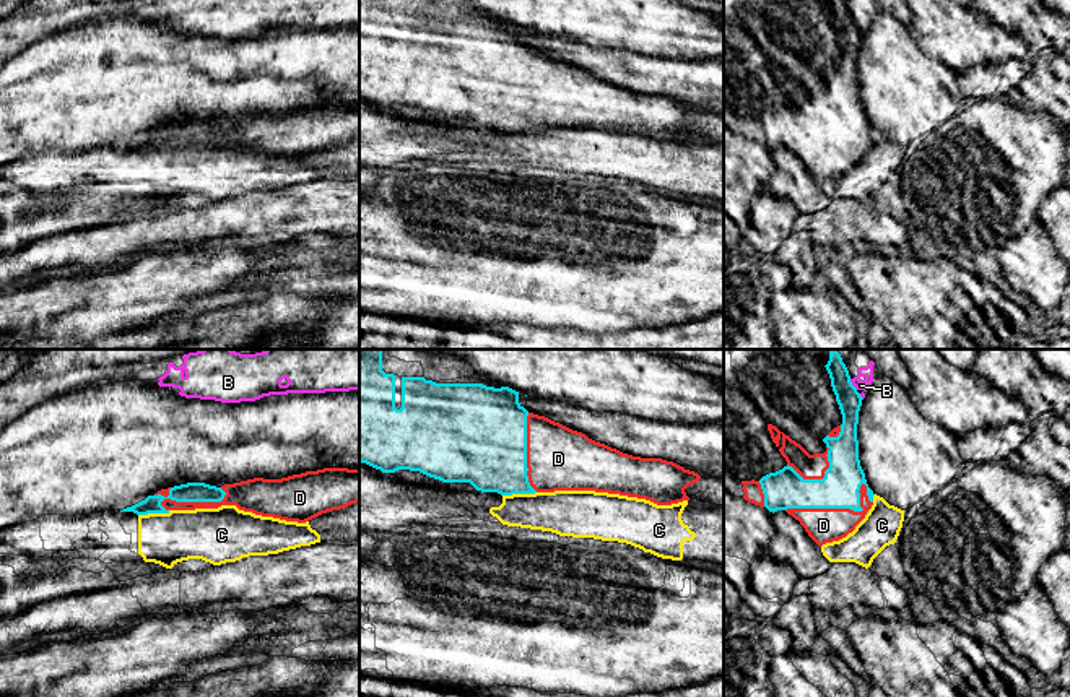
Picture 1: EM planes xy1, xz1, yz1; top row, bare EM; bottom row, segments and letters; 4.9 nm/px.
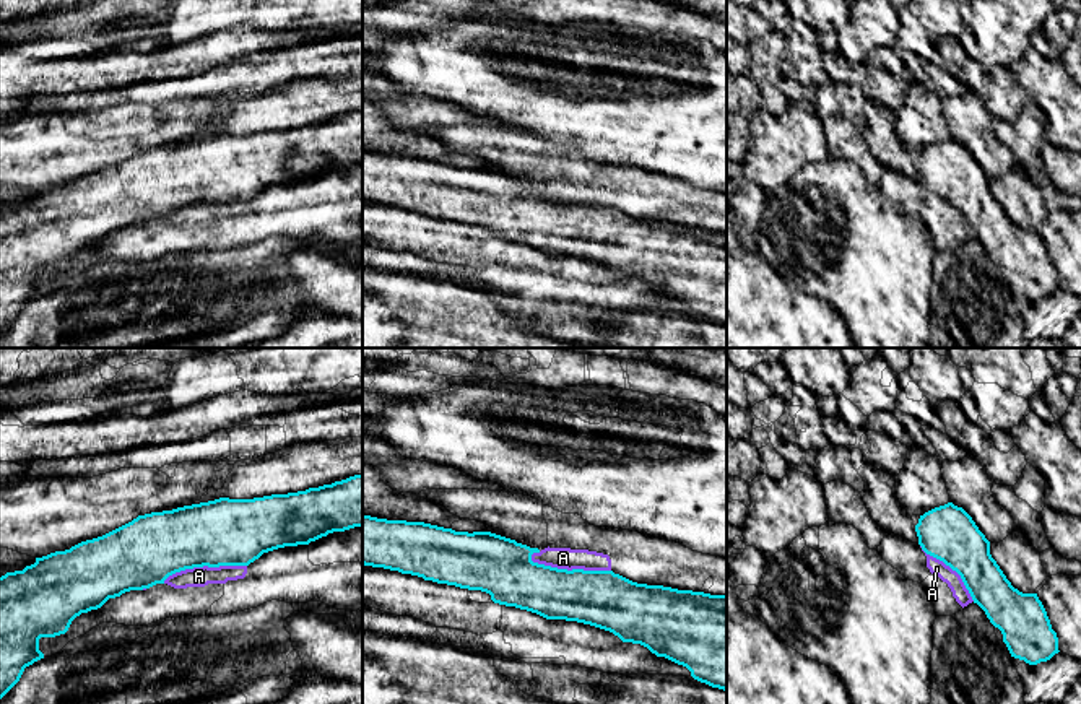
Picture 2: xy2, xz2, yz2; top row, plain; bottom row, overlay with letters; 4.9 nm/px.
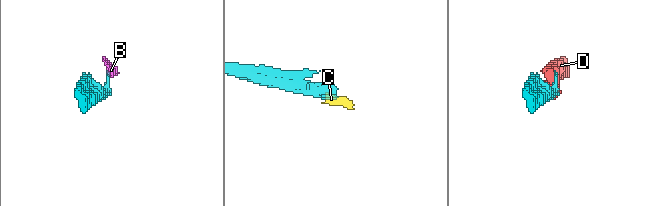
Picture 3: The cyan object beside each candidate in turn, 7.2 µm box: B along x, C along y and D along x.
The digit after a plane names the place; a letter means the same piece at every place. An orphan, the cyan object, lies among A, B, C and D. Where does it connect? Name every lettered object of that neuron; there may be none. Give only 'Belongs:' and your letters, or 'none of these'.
Belongs: D

